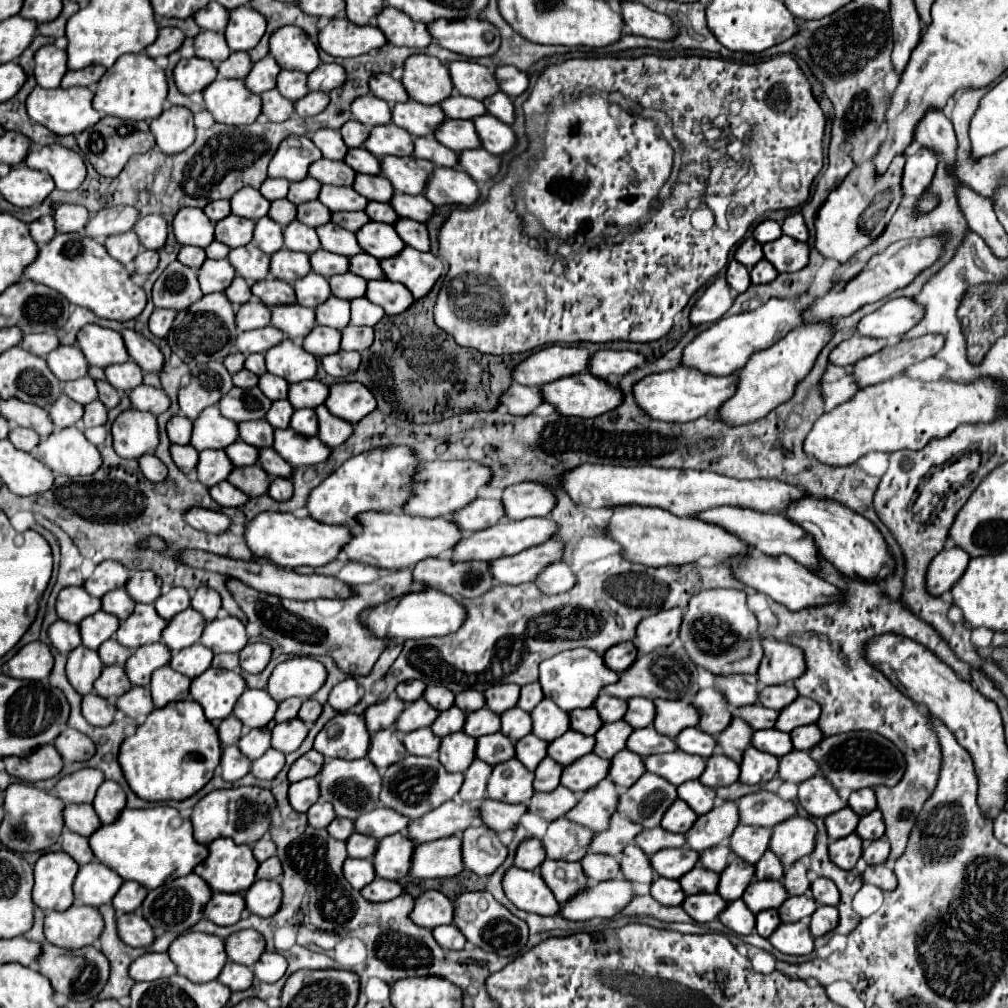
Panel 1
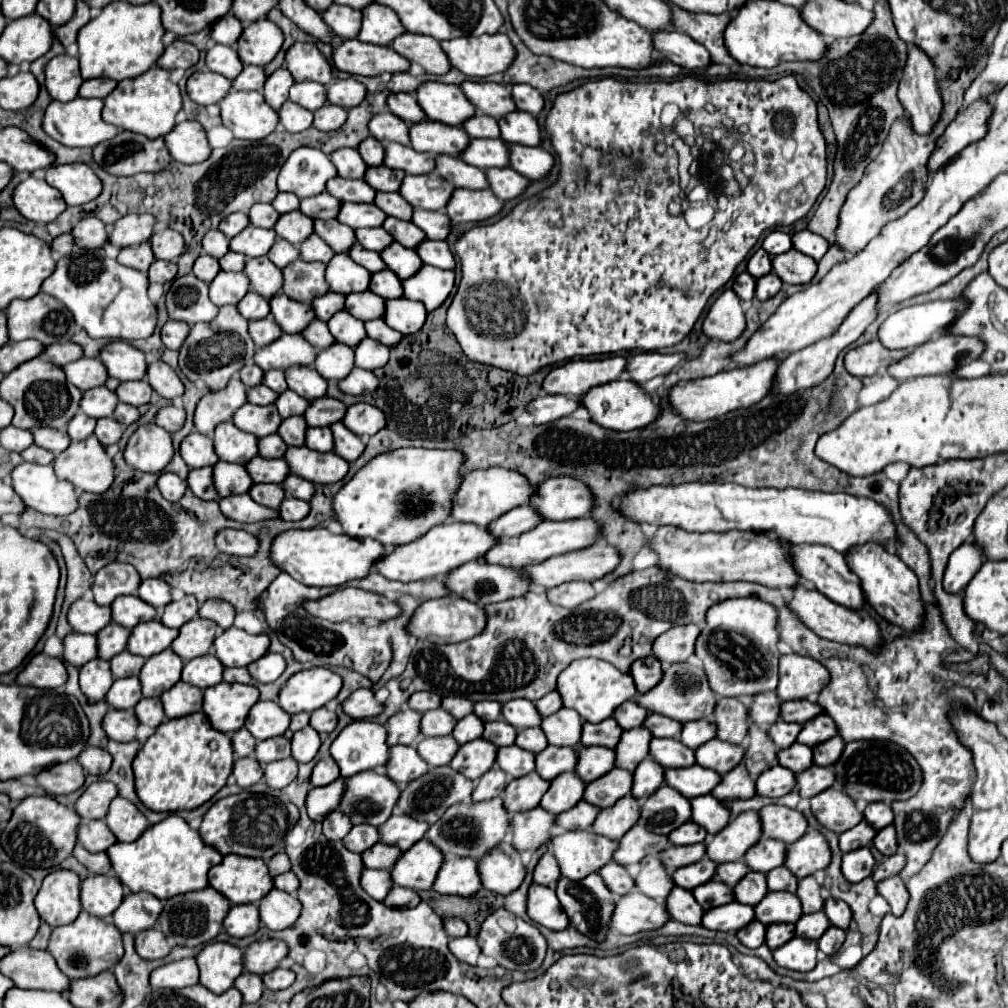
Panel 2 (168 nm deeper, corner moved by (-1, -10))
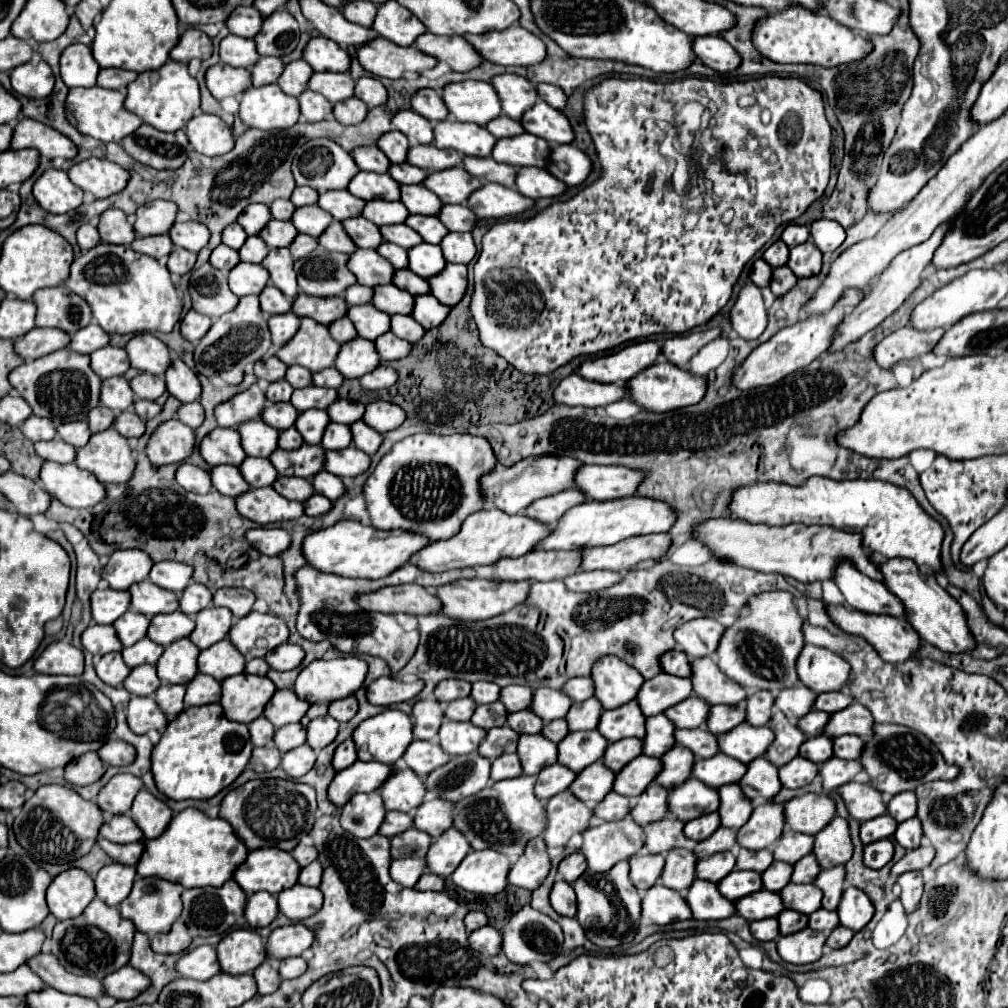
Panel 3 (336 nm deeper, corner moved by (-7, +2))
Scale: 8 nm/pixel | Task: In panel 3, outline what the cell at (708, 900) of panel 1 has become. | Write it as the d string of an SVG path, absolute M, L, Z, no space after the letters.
M760 890L760 892L754 892L754 894L738 900L736 908L738 908L740 916L744 916L748 922L752 922L752 920L776 918L784 910L784 904L776 892Z

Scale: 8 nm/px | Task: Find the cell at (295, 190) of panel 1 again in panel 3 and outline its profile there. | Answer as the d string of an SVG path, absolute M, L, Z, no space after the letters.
M330 190L320 194L318 206L326 212L330 212L334 216L334 220L342 222L348 218L356 218L360 216L360 212L364 210L364 200L352 196L348 190Z

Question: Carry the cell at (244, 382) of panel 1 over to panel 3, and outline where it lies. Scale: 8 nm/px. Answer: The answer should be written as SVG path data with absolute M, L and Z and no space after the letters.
M278 380L278 382L272 382L268 386L268 392L266 392L266 398L270 402L288 402L290 396L292 396L294 388L286 382L286 380Z

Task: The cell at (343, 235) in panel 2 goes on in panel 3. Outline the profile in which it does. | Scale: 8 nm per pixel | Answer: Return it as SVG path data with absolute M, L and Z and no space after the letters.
M354 218L354 220L344 220L344 230L352 236L354 244L358 244L358 248L378 248L384 238L380 236L380 228L368 220Z

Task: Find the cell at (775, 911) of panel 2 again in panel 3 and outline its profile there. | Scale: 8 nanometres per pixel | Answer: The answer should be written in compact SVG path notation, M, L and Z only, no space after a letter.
M788 884L782 892L780 892L784 906L790 910L796 910L800 914L812 914L820 908L822 902L822 892L820 888L816 888L814 884L810 886L800 886L800 884Z

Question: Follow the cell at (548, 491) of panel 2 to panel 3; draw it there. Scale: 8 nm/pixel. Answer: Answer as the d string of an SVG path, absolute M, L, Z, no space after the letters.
M582 466L576 474L576 488L592 500L614 500L634 496L646 472L624 466Z

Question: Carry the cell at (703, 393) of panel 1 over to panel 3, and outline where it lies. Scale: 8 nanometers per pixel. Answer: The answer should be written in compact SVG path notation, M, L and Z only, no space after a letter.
M848 288L848 292L844 292L844 296L836 302L836 308L832 308L832 312L824 312L824 316L808 316L804 320L800 320L794 326L786 326L782 328L776 336L772 336L768 342L760 344L742 364L742 368L736 370L736 374L732 376L736 388L740 390L748 390L748 388L756 388L756 386L770 386L776 384L778 380L782 380L784 376L792 374L798 368L808 366L812 360L816 360L818 356L822 356L824 352L828 352L834 334L838 332L838 326L842 324L844 316L856 308L856 304L860 304L860 300L864 300L864 296L870 292L870 288Z

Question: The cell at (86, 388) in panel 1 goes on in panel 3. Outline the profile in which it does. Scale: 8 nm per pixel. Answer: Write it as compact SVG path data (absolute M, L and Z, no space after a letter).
M118 376L118 378L106 378L102 382L102 394L100 394L100 402L104 406L108 406L110 410L114 410L116 414L130 410L134 404L134 392L128 384L126 378Z

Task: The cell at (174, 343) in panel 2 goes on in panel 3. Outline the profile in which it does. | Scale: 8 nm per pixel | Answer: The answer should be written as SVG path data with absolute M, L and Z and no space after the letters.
M190 310L184 316L184 320L180 324L180 330L182 330L182 336L186 340L190 340L190 342L196 344L198 340L202 340L202 336L206 336L206 332L208 332L210 326L212 326L212 318L204 316L204 314L198 314L196 310Z

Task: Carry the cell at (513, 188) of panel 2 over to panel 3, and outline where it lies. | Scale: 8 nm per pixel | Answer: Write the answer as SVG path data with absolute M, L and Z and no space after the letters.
M526 166L518 170L516 188L528 198L558 198L568 190L568 186L556 180L548 170Z

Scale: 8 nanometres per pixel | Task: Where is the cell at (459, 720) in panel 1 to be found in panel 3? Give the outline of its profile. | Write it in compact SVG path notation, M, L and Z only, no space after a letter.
M494 702L494 704L478 706L472 716L472 724L480 726L484 730L490 730L494 726L504 726L506 718L508 718L508 710L504 710L504 704Z

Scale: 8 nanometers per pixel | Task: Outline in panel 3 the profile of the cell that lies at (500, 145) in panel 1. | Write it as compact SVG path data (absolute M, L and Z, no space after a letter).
M556 146L552 150L552 162L548 164L548 172L552 172L558 180L568 186L580 186L592 172L592 160L586 152L576 146Z

